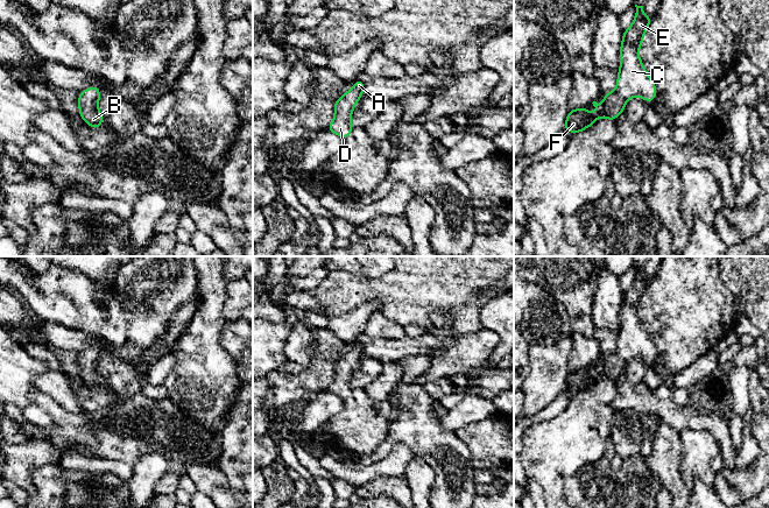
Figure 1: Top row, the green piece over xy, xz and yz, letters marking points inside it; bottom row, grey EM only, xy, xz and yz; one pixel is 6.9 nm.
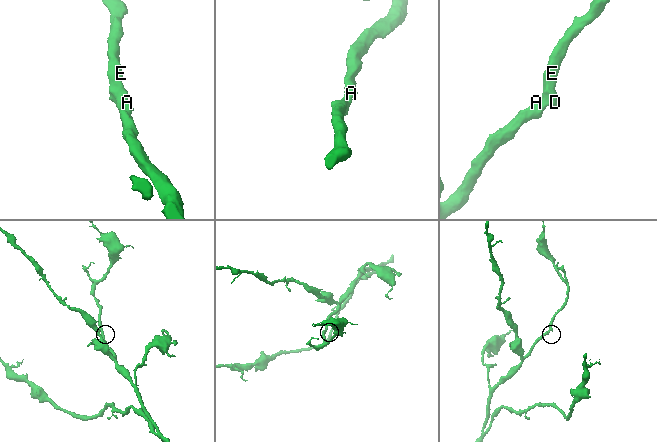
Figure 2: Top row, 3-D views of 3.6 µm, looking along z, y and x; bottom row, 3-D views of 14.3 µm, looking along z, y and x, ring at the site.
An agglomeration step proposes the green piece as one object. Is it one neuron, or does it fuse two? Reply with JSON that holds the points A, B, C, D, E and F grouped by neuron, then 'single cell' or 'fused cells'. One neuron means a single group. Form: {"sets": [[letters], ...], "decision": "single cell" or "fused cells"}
{"sets": [["A", "B", "C", "D", "E", "F"]], "decision": "single cell"}

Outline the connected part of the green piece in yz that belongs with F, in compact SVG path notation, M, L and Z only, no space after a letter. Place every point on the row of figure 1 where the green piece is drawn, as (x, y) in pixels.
M635 5L635 7L635 19L632 26L623 31L621 41L621 64L618 72L616 89L605 93L601 107L597 101L592 103L597 108L595 114L590 115L587 106L570 110L563 129L569 129L571 135L588 128L599 118L615 121L616 117L625 111L626 101L629 98L642 97L647 103L654 101L657 89L639 57L639 49L651 19L643 13L643 6Z

